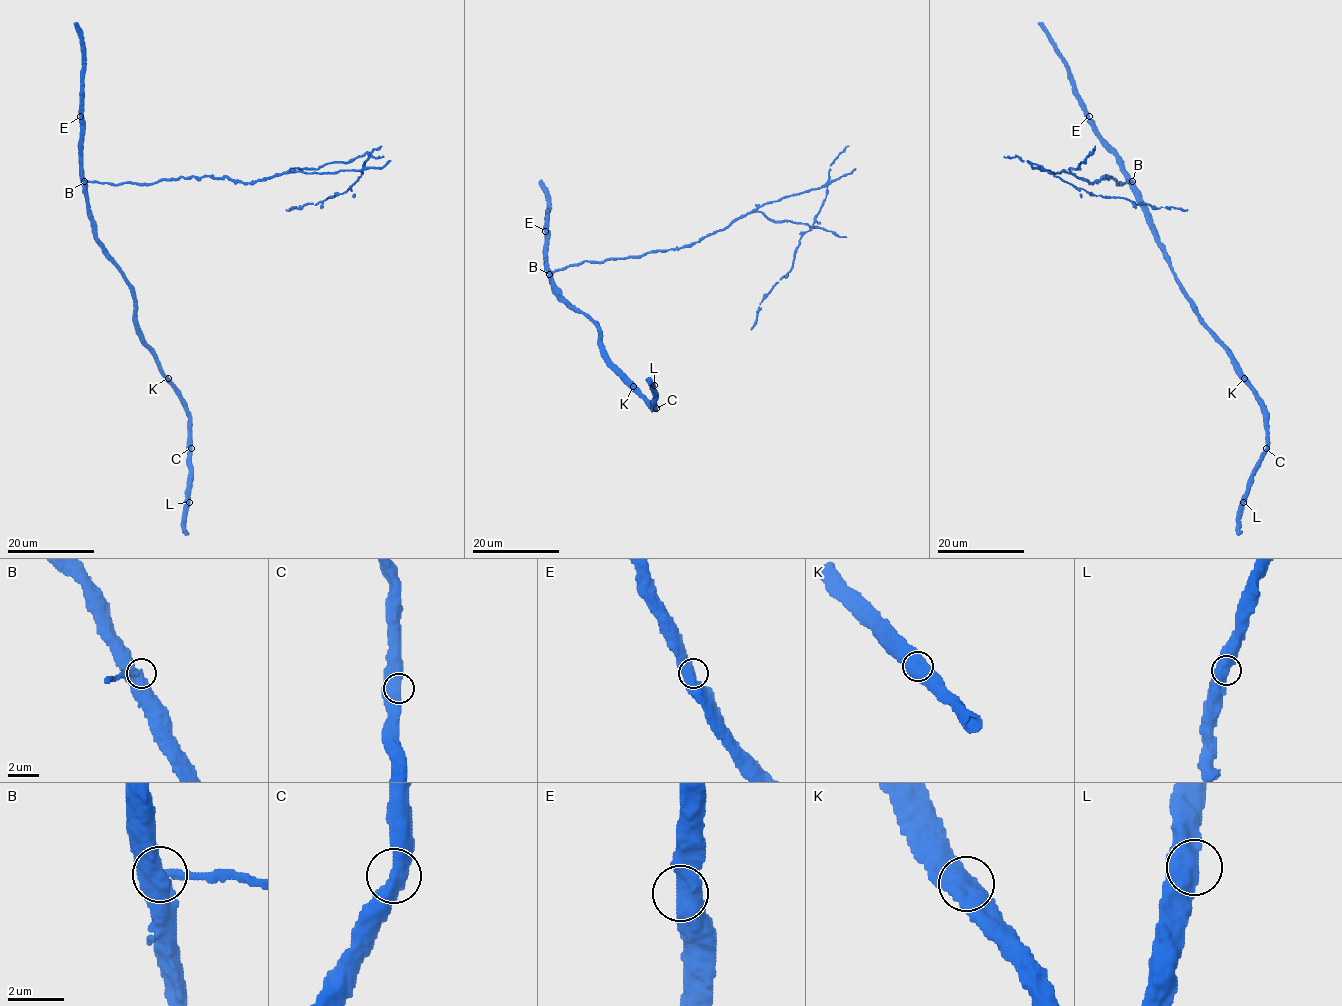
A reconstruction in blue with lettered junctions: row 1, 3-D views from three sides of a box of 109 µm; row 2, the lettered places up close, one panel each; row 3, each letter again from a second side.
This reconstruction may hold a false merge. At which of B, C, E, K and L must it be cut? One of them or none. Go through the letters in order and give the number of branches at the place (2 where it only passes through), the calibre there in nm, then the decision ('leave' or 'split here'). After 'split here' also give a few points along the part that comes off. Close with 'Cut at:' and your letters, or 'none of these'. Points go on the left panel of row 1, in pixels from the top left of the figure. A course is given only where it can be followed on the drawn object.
B: 2 | 500 nm | split here | (84, 181), (154, 184), (213, 176), (252, 183), (284, 173), (362, 168), (346, 191), (286, 210)
C: 2 | 480 nm | leave
E: 2 | 500 nm | leave
K: 2 | 500 nm | leave
L: 2 | 480 nm | leave
Cut at: B

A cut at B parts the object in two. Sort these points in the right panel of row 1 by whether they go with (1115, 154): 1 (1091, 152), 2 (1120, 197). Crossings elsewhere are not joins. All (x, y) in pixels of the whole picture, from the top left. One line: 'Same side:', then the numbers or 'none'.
Same side: none

